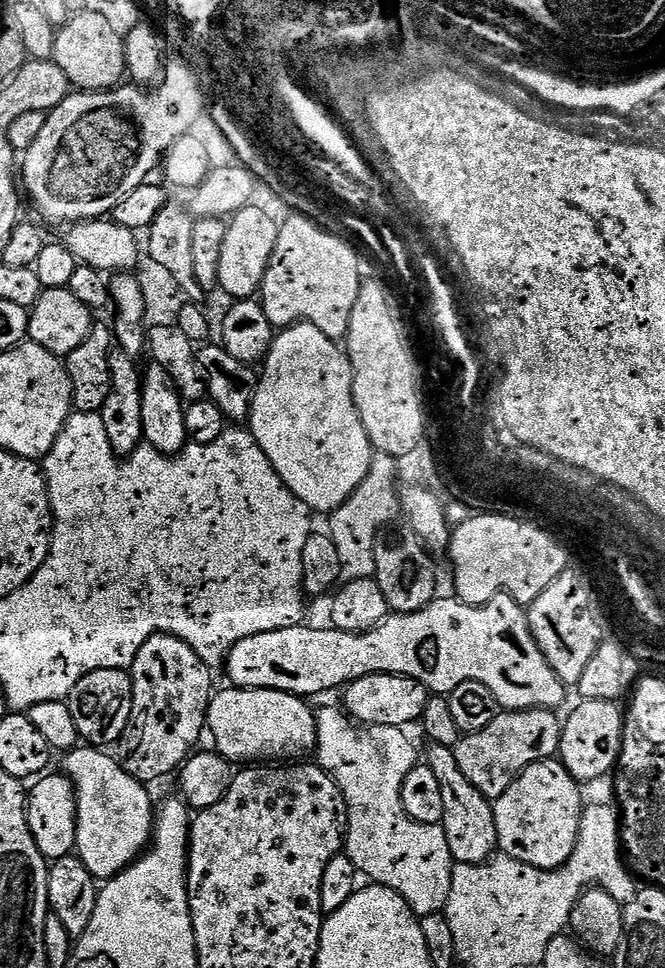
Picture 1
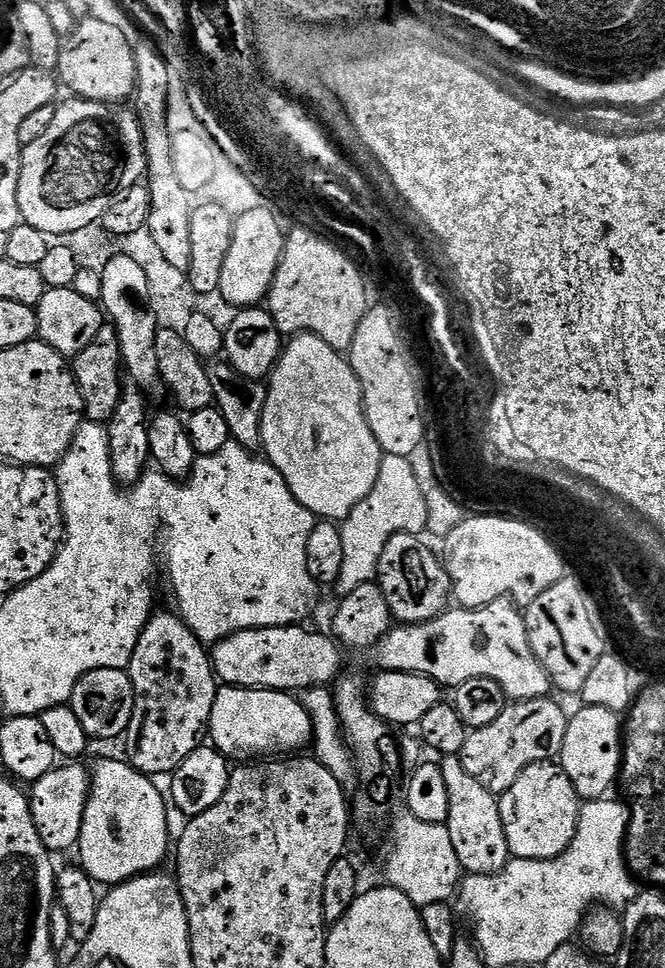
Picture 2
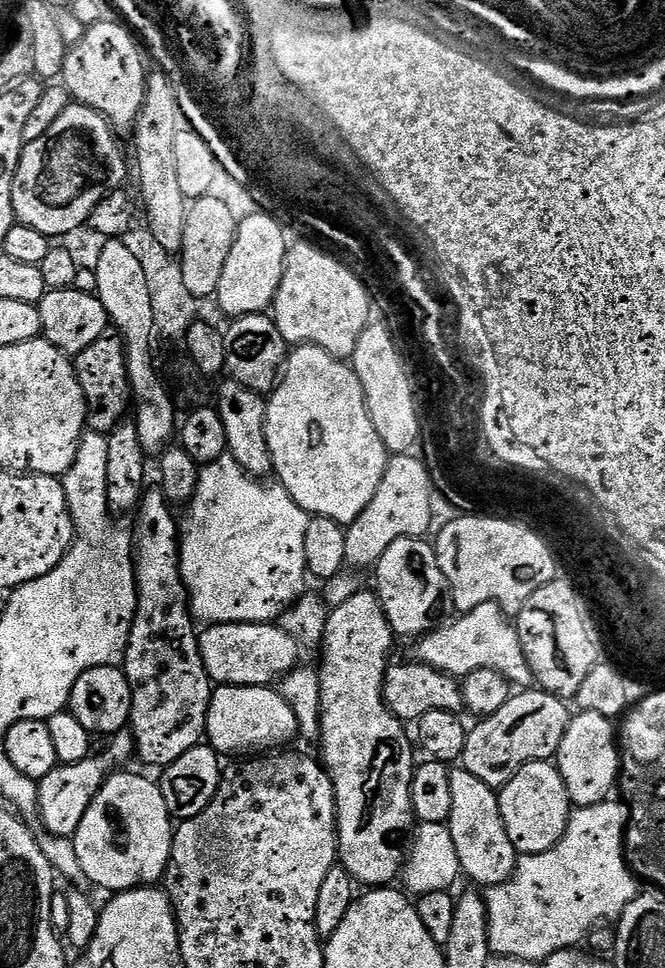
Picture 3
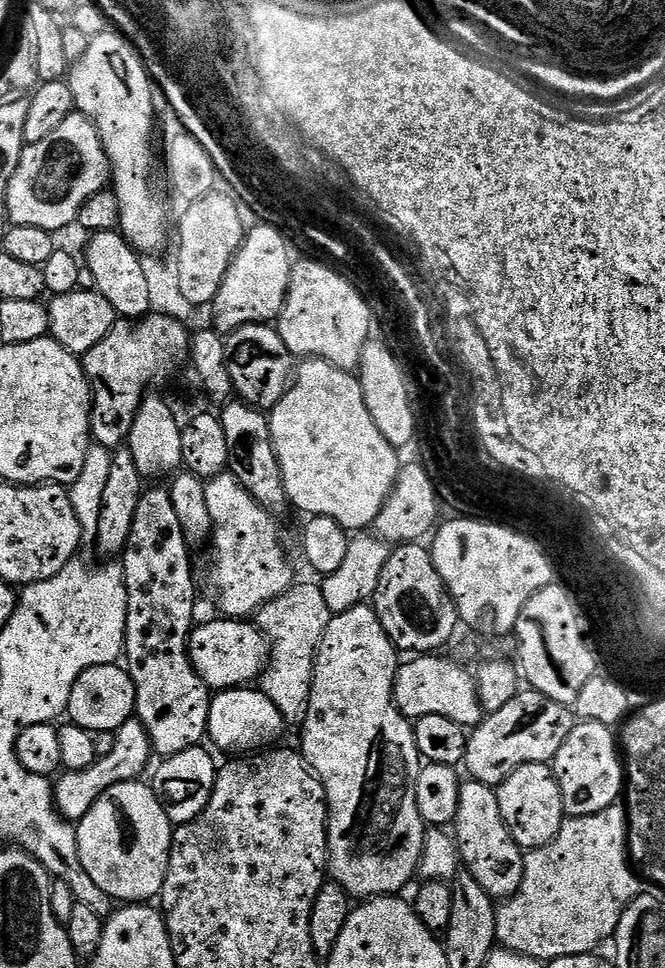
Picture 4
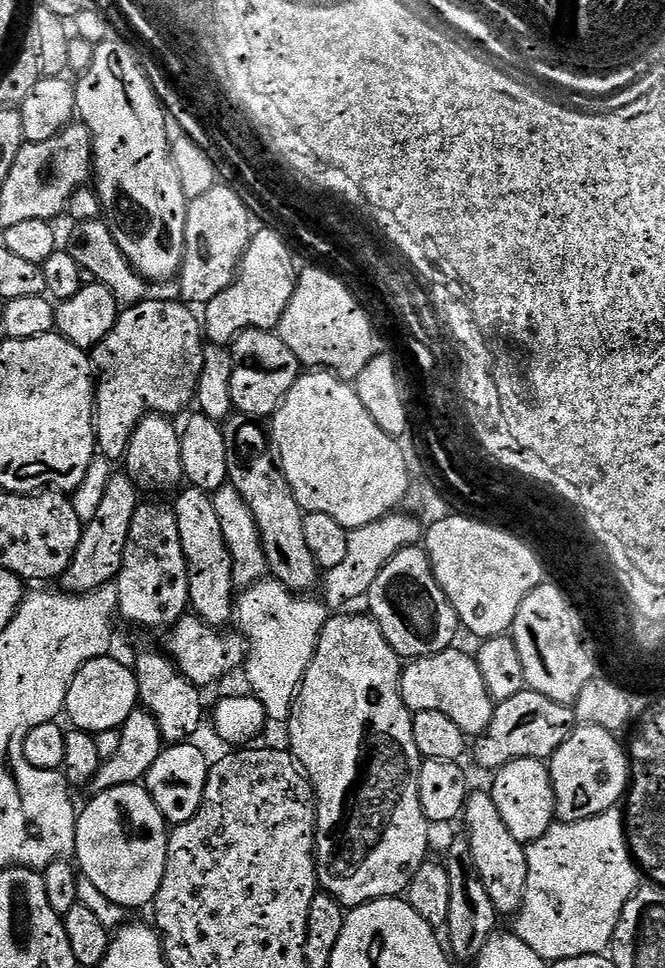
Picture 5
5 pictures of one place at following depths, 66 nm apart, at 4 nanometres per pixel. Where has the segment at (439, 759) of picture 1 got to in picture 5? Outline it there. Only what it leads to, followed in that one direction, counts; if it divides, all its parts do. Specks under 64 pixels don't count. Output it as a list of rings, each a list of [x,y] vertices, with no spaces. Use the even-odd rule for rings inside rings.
[[[473,791],[469,795],[464,807],[462,824],[468,827],[466,839],[470,846],[470,854],[474,854],[474,866],[478,870],[478,878],[482,878],[486,894],[490,894],[490,902],[494,902],[494,910],[501,917],[515,917],[526,894],[528,853],[525,845],[520,844],[518,838],[510,834],[506,822],[502,822],[502,814],[498,814],[498,806],[494,806],[491,791]]]

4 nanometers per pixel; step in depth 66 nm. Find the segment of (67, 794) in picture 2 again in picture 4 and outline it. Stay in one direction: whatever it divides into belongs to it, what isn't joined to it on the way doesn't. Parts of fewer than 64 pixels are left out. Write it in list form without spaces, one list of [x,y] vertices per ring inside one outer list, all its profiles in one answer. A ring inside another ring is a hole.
[[[133,718],[123,724],[115,734],[116,741],[113,748],[110,749],[110,754],[97,758],[94,766],[90,766],[81,772],[65,771],[55,781],[56,811],[65,820],[79,822],[94,806],[99,796],[106,794],[106,790],[110,790],[112,786],[118,786],[119,783],[139,781],[144,776],[142,775],[143,772],[146,771],[145,773],[147,773],[149,771],[154,760],[154,753],[150,742],[150,734],[146,734],[146,726],[142,726],[140,720]]]

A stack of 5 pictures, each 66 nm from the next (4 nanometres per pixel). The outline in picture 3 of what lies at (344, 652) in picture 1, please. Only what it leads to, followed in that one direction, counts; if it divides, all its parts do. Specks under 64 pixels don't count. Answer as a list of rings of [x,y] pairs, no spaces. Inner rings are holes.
[[[491,600],[456,619],[460,620],[453,624],[445,623],[436,631],[415,641],[415,659],[419,663],[429,664],[439,672],[446,672],[457,678],[468,676],[474,670],[498,670],[498,674],[505,676],[513,685],[528,686],[533,683],[532,667],[524,657],[516,625],[510,622],[500,605]],[[242,623],[242,624],[214,624],[205,627],[199,633],[200,653],[213,685],[238,684],[240,686],[272,686],[276,679],[287,677],[301,663],[300,651],[302,645],[296,637],[288,633],[287,627],[278,627],[275,623]]]

